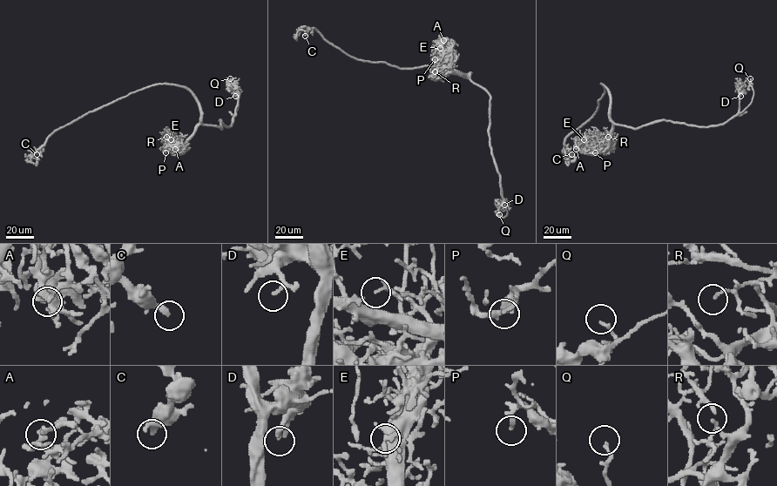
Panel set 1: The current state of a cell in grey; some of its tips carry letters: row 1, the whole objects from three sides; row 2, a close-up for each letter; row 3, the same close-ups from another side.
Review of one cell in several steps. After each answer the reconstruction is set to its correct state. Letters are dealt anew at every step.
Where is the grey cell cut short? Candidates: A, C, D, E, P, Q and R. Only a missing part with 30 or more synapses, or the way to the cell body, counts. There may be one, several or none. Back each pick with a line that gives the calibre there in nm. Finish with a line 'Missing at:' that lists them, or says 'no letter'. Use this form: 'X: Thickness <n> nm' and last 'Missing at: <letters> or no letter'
C: Thickness 320 nm
E: Thickness 100 nm
Missing at: C, E

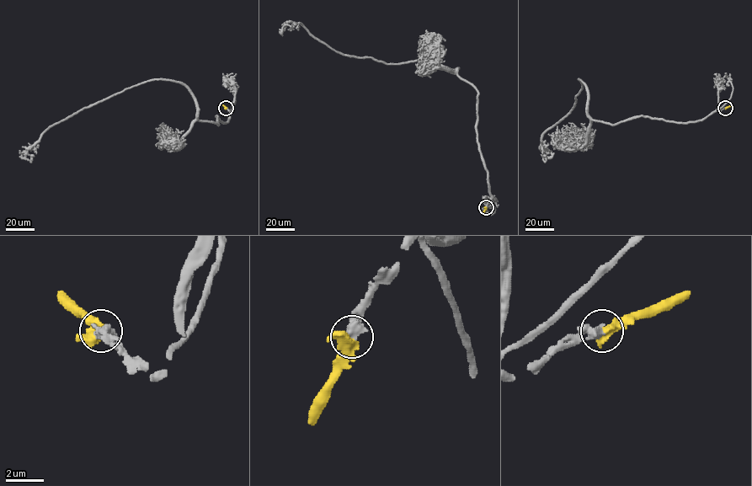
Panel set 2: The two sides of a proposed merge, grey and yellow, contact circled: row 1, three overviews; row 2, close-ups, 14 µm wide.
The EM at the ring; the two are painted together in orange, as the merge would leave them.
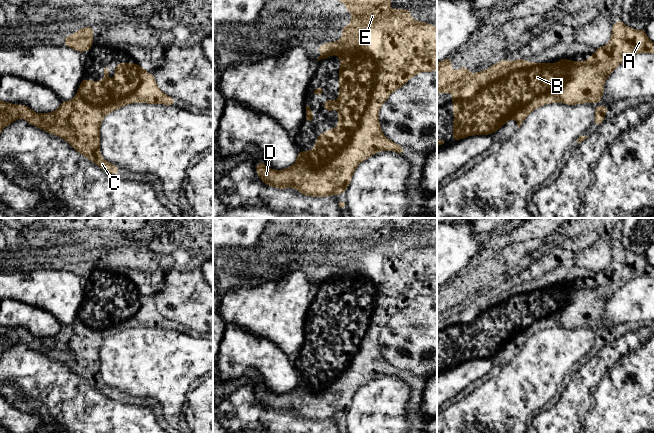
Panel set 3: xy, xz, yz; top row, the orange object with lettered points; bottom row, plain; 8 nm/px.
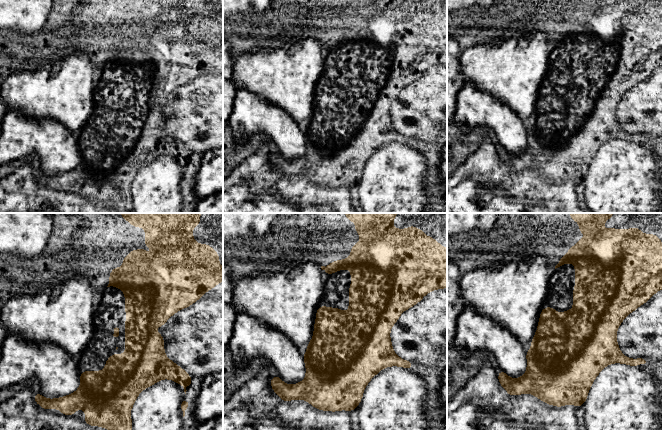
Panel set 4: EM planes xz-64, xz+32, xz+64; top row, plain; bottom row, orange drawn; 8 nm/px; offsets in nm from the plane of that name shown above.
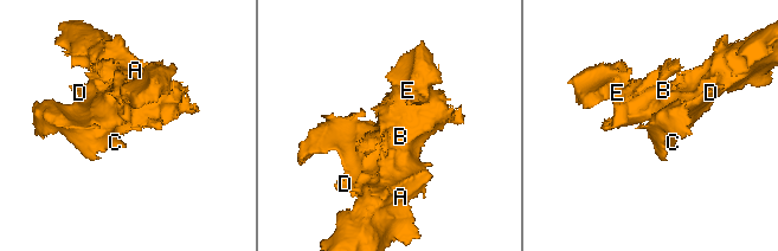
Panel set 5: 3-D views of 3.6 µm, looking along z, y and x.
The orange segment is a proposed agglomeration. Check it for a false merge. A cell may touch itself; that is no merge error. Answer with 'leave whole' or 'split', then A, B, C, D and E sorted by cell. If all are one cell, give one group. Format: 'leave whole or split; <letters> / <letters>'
leave whole; A B C D E

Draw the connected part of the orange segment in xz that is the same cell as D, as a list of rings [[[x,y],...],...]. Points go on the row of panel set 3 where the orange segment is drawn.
[[[392,0],[337,1],[344,2],[347,11],[353,13],[352,21],[343,27],[341,41],[328,42],[317,48],[322,52],[317,60],[326,59],[333,54],[337,54],[341,60],[338,102],[326,99],[323,105],[323,108],[330,113],[336,105],[338,106],[338,126],[336,129],[331,126],[329,132],[321,133],[316,139],[313,151],[298,151],[296,163],[289,168],[272,170],[262,161],[255,166],[258,178],[268,186],[280,189],[292,187],[305,196],[325,197],[343,194],[357,166],[379,151],[393,150],[404,155],[402,146],[390,141],[382,133],[378,116],[380,107],[396,89],[401,88],[416,74],[437,70],[437,42],[433,40],[437,28],[432,24],[413,20],[410,16],[413,10],[405,10],[401,7],[393,10],[389,5]]]

